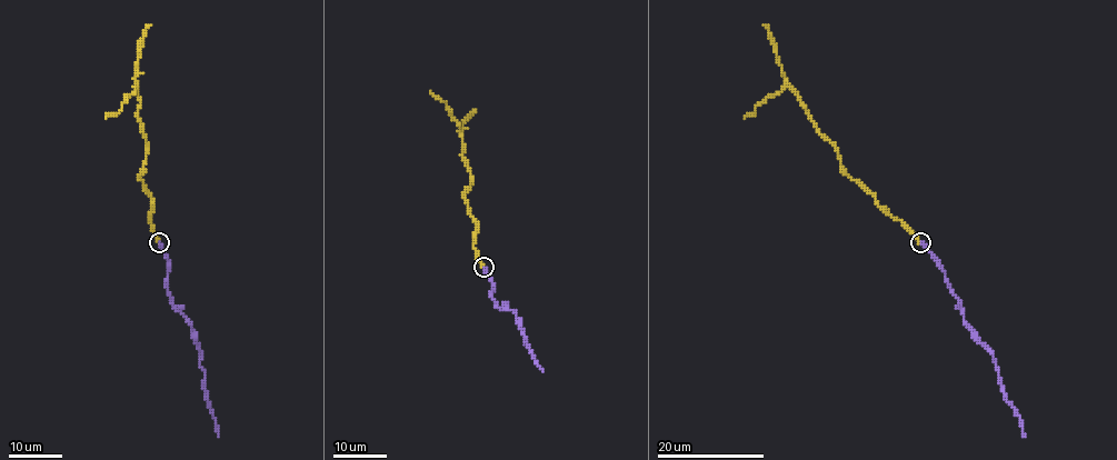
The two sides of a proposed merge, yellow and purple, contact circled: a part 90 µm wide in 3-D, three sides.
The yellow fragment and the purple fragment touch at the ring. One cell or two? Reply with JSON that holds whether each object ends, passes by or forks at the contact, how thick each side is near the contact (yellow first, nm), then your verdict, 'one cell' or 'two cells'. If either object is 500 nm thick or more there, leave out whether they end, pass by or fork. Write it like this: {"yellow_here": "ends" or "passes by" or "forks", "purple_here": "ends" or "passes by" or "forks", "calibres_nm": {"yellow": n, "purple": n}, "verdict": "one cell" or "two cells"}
{"yellow_here": "ends", "purple_here": "ends", "calibres_nm": {"yellow": 240, "purple": 360}, "verdict": "one cell"}

